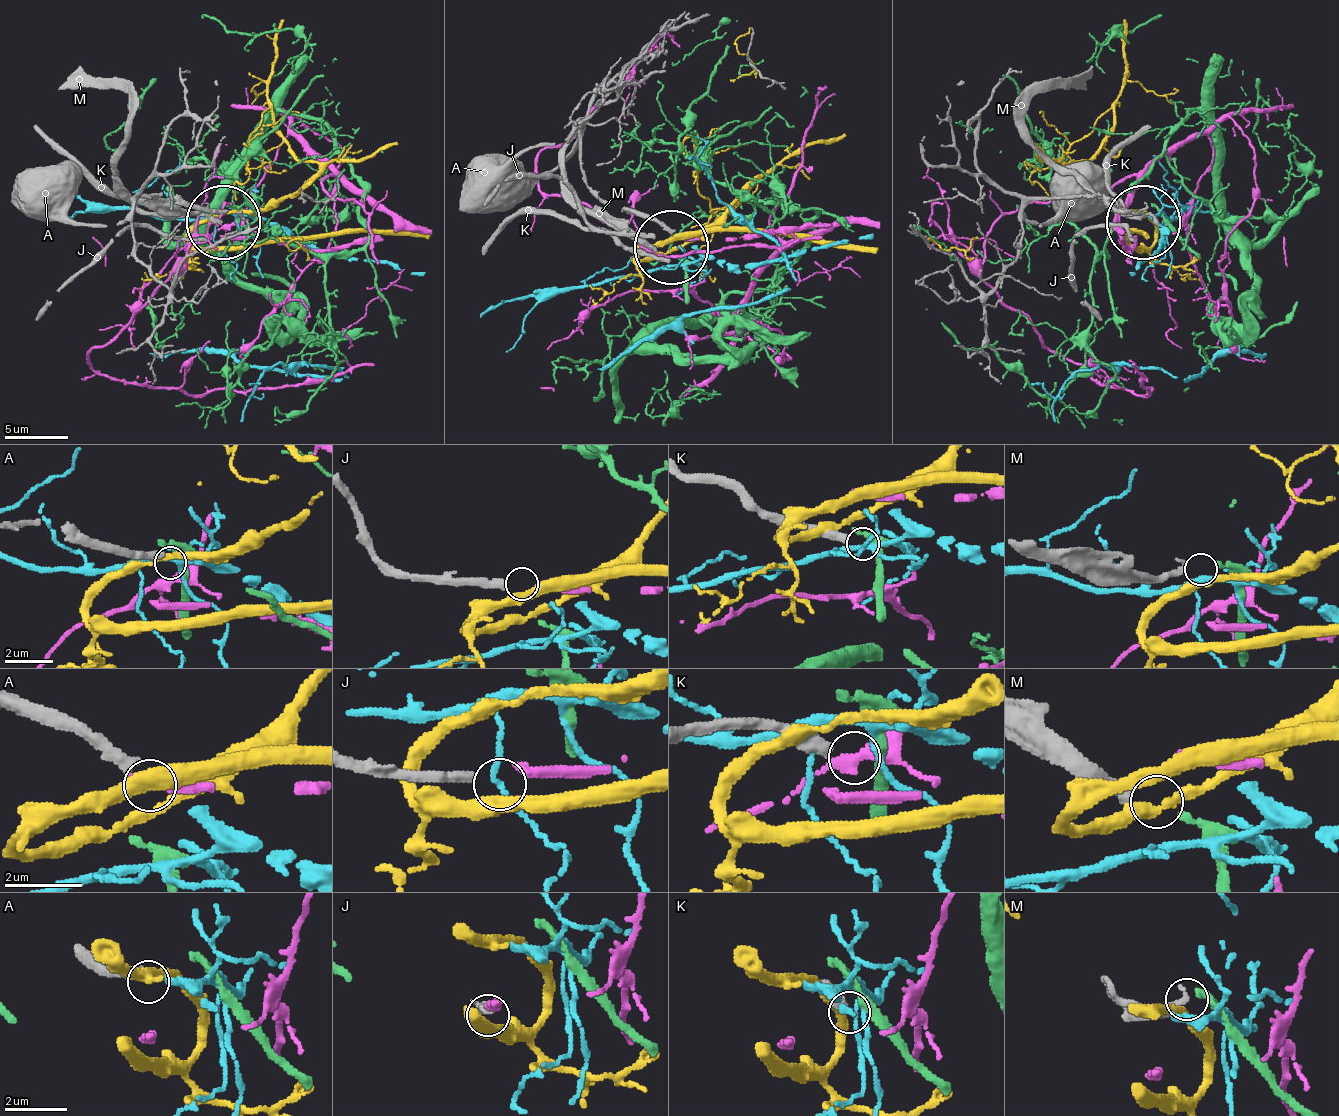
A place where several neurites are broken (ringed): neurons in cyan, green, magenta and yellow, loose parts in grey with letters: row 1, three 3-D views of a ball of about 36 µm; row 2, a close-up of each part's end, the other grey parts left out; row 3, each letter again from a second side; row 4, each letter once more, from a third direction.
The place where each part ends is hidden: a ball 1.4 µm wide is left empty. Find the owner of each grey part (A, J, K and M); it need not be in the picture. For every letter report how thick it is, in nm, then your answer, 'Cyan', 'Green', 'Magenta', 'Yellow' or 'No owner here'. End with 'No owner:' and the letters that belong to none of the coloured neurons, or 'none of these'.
A: Thickness 320 nm. No owner here
J: Thickness 320 nm. Magenta
K: Thickness 360 nm. No owner here
M: Thickness 280 nm. Green
No owner: A, K

